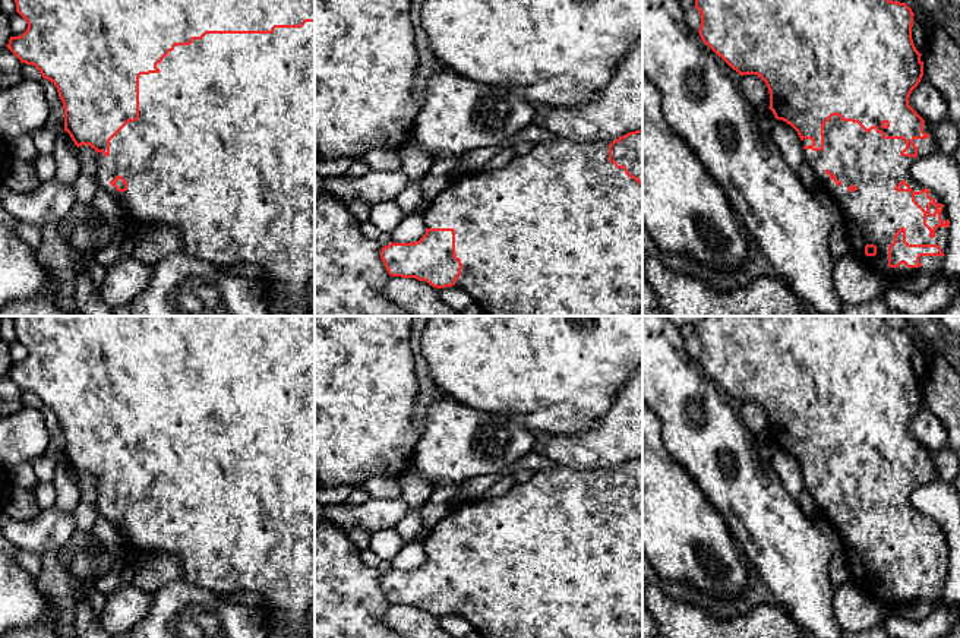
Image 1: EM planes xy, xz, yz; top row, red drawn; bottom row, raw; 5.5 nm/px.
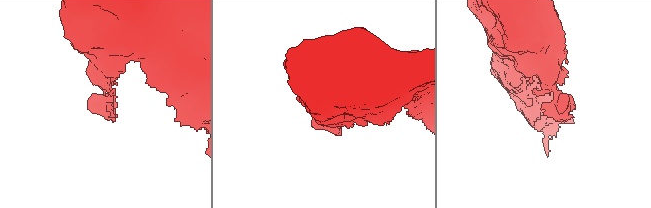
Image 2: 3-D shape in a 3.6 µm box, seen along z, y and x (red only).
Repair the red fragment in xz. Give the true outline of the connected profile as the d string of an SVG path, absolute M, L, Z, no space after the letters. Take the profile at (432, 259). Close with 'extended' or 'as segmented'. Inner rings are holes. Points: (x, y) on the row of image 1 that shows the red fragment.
M642 129L629 132L613 142L577 143L566 138L555 136L536 143L528 154L515 157L508 165L499 170L458 177L451 186L439 192L436 198L430 200L421 217L424 219L426 234L419 241L392 241L391 244L382 247L380 259L391 277L416 278L419 281L426 281L438 290L457 285L473 299L474 304L483 310L484 316L637 316L642 310Z; extended

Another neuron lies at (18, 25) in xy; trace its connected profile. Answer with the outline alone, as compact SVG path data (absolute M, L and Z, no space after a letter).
M16 12L9 18L9 29L12 37L22 35L28 28L26 20Z

